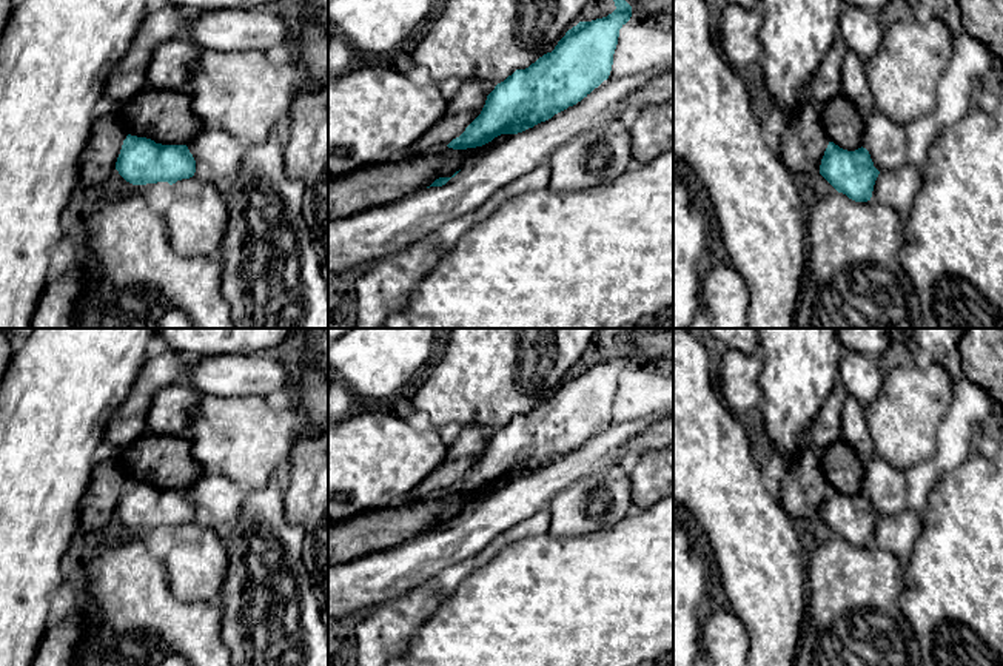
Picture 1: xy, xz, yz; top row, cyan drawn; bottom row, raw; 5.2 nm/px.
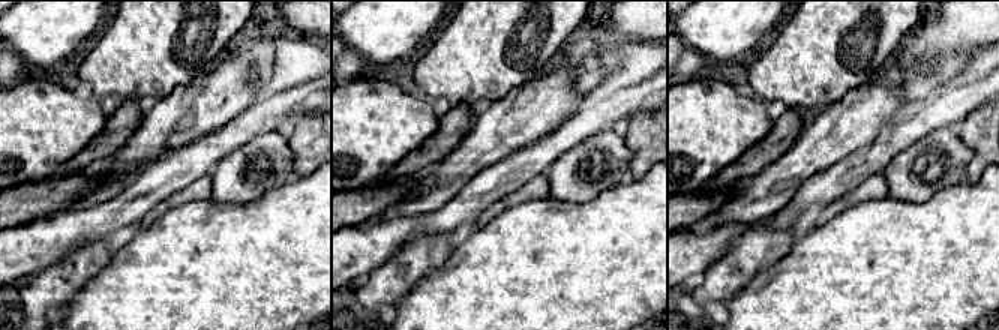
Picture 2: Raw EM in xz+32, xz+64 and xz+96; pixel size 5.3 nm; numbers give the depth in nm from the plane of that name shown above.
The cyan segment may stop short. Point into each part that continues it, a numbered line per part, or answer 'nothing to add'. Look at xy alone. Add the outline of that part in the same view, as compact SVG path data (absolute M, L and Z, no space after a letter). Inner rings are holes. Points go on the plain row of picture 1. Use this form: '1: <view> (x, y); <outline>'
nothing to add

